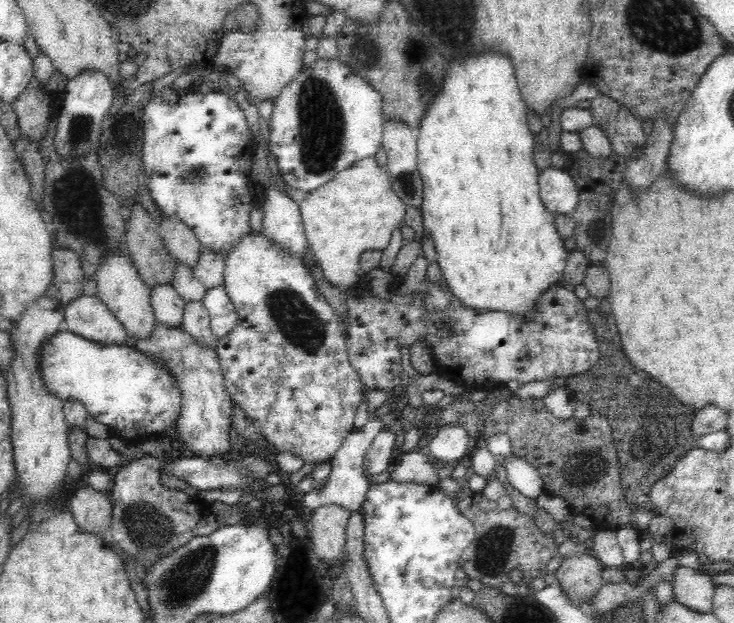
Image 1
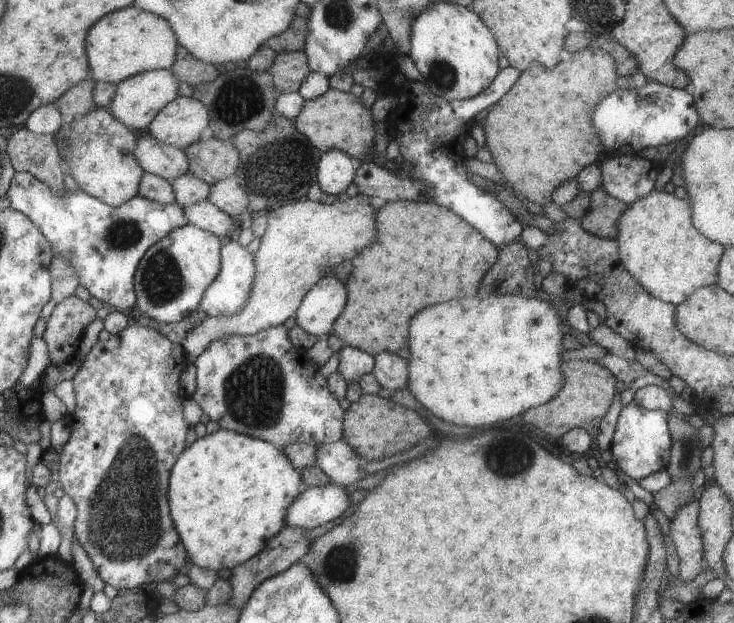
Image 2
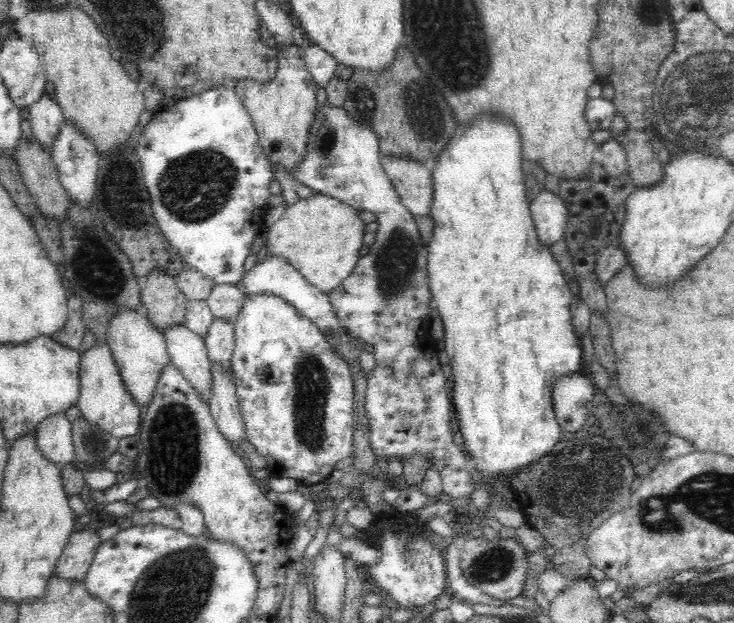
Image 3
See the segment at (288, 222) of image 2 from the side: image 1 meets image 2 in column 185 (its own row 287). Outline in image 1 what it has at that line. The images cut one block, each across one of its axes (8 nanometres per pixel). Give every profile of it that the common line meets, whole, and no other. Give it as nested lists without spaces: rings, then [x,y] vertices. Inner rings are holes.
[[[364,157],[362,160],[357,160],[350,168],[337,172],[332,180],[306,193],[306,198],[298,203],[307,246],[318,259],[318,265],[323,270],[326,280],[333,286],[342,287],[347,294],[350,286],[358,284],[358,280],[366,275],[359,266],[360,254],[366,250],[384,250],[390,242],[394,228],[403,223],[407,207],[394,193],[388,169],[386,166],[379,166],[374,157]]]

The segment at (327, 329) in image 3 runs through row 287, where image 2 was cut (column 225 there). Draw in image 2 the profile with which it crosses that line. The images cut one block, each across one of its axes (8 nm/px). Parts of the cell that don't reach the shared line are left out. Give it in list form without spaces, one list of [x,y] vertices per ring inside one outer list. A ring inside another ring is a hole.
[[[226,241],[221,249],[221,268],[218,275],[205,289],[202,296],[201,309],[208,317],[230,316],[238,312],[249,295],[250,288],[254,286],[254,274],[256,274],[256,264],[254,264],[254,254],[250,254],[247,248],[242,247],[238,242]]]

